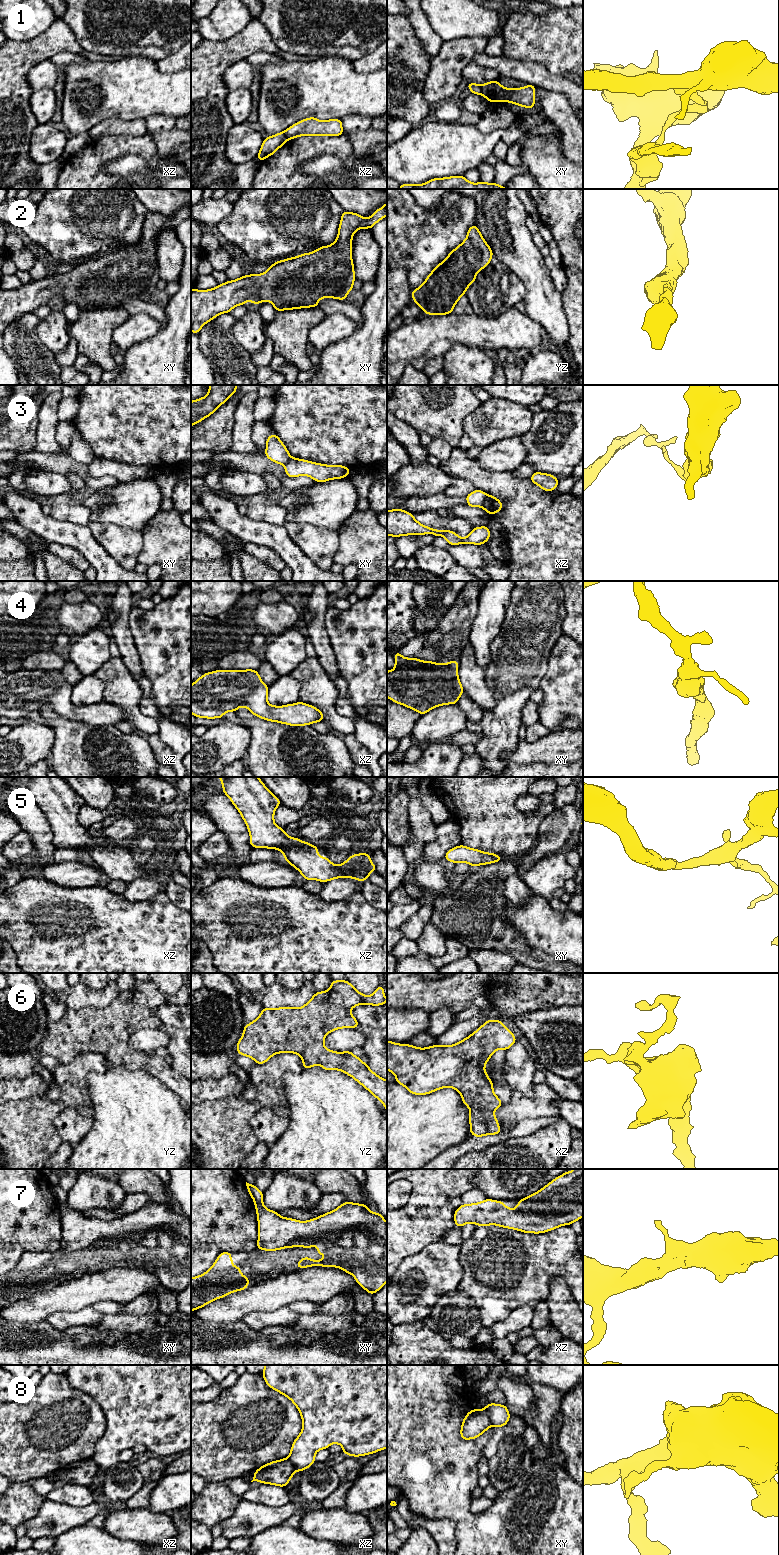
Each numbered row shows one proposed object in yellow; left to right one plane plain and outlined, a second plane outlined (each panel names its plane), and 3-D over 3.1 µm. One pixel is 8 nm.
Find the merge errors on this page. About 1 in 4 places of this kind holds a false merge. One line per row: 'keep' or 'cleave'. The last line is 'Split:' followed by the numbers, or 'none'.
1: cleave
2: keep
3: cleave
4: keep
5: keep
6: keep
7: keep
8: cleave
Split: 1, 3, 8

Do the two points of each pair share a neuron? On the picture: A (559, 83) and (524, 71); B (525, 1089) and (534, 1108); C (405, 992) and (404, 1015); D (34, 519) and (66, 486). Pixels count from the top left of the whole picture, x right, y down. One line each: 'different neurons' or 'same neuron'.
A: same neuron
B: different neurons
C: different neurons
D: different neurons

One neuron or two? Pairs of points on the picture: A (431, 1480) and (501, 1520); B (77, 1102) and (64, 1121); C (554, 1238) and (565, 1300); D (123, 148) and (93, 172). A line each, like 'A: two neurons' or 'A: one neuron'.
A: one neuron
B: two neurons
C: two neurons
D: one neuron

